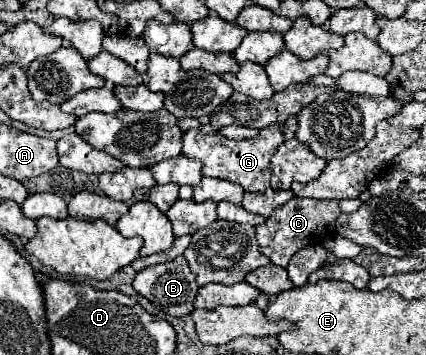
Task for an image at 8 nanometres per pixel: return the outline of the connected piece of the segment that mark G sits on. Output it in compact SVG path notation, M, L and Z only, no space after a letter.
M269 125L259 131L257 137L245 139L245 141L233 141L223 137L221 133L207 133L203 135L199 129L189 129L183 133L183 151L181 155L189 159L199 159L205 165L207 177L227 179L231 183L241 185L245 191L265 191L271 181L271 169L269 161L277 147L285 141L283 137L283 125Z

